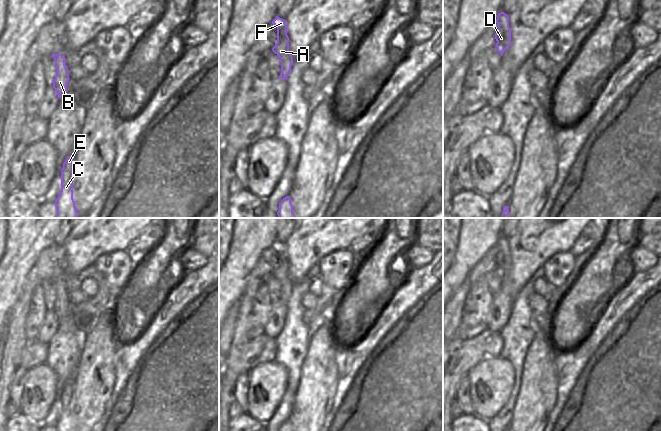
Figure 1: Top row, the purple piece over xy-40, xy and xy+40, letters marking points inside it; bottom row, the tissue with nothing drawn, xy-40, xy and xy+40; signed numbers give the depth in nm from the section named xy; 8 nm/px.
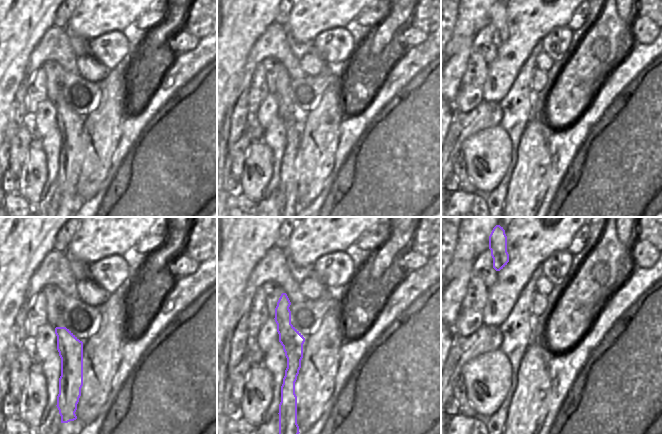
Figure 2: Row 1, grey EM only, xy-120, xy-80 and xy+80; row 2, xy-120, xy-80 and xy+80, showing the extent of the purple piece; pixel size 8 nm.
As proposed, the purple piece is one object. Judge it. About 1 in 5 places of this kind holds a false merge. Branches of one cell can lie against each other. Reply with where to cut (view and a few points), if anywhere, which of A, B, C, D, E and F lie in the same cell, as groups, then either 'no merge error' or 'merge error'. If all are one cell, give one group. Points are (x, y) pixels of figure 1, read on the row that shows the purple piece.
no cut; A B C D E F; no merge error

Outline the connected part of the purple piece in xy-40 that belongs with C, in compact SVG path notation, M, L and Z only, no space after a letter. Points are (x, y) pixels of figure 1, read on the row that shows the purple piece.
M68 156L61 169L61 191L55 201L55 218L77 218L78 213L73 199L73 157Z

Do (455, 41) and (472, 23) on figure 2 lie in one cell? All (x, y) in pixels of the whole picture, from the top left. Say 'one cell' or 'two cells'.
one cell

